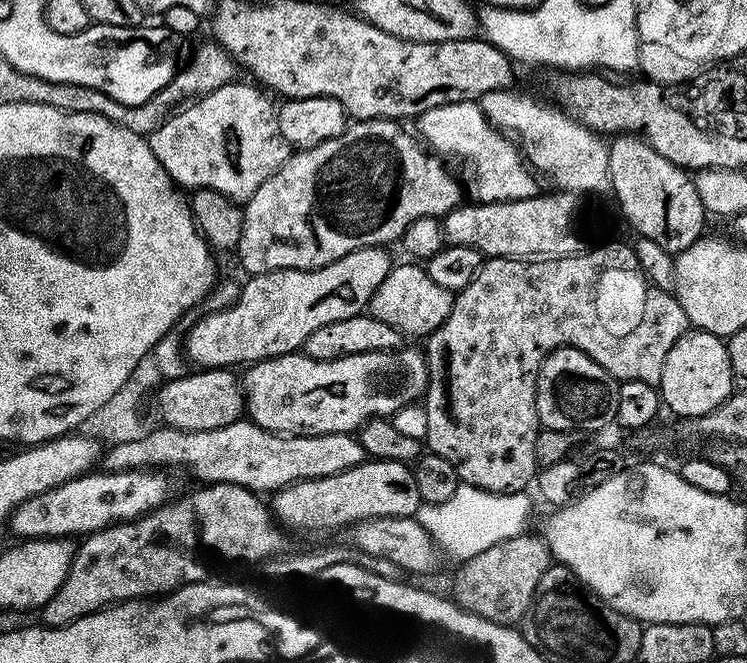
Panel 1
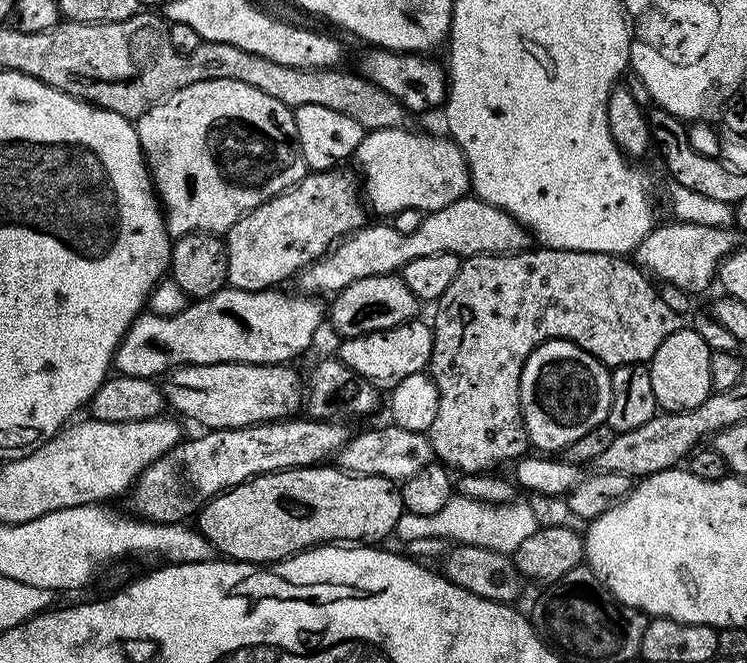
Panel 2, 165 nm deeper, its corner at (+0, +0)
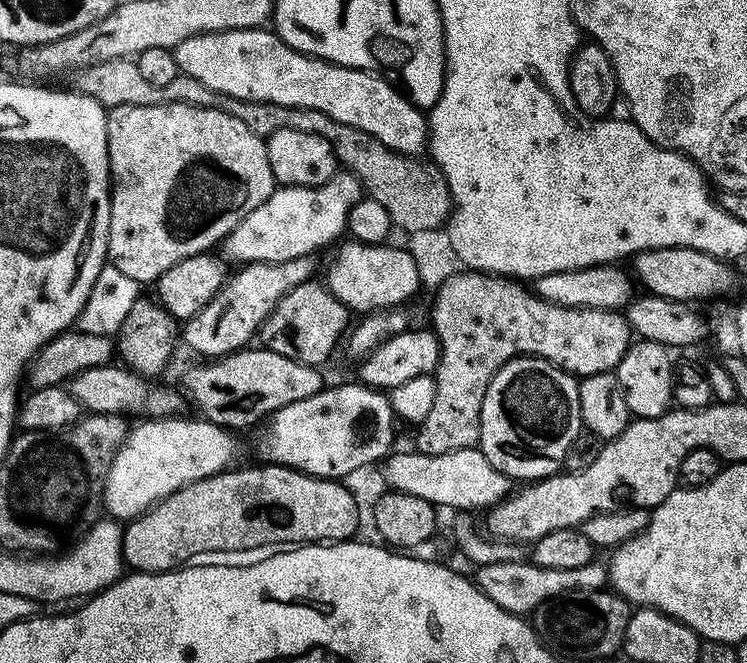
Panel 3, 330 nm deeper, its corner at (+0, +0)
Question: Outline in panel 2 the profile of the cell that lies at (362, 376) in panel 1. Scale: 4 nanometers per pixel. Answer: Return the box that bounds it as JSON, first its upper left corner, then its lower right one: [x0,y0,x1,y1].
[162,364,302,430]

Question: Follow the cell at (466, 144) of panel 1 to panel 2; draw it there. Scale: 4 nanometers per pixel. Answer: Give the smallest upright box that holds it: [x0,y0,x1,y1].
[354,128,469,218]

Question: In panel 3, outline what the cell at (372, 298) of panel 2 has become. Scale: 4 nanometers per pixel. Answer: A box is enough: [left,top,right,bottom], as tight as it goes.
[259,288,345,364]

